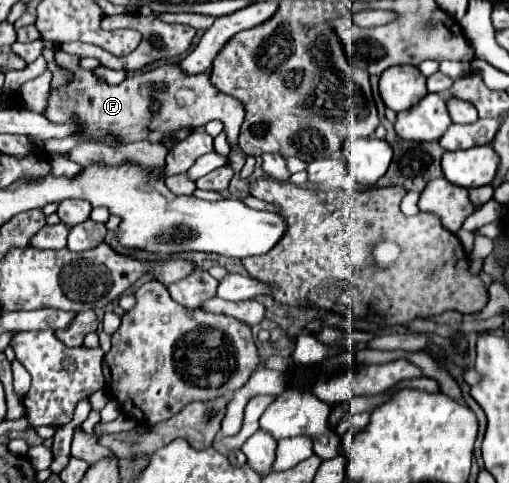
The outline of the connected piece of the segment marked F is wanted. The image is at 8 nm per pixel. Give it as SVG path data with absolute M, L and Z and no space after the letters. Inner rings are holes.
M54 47L54 63L60 69L66 69L72 73L72 81L62 83L60 87L50 87L48 105L44 109L44 117L54 123L64 123L70 115L76 115L80 123L84 125L84 131L78 135L92 135L92 137L104 137L108 133L116 135L120 143L130 141L144 141L150 139L154 133L154 141L164 139L166 135L176 133L178 129L196 129L204 127L212 119L220 119L224 123L224 133L230 139L230 145L238 141L240 125L244 121L244 107L238 99L220 93L212 81L210 73L204 75L188 75L180 69L176 63L160 65L150 71L140 71L130 77L126 77L120 85L108 85L102 81L94 71L86 71L80 67L80 57L64 53L62 49ZM190 89L194 91L196 99L192 105L180 105L176 101L176 91ZM154 99L160 103L160 109L152 113Z

